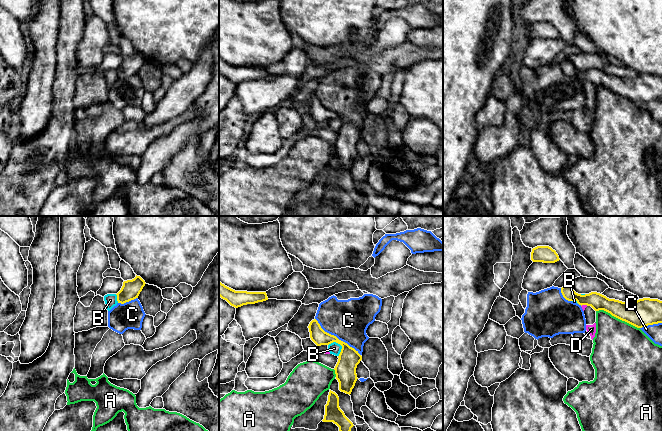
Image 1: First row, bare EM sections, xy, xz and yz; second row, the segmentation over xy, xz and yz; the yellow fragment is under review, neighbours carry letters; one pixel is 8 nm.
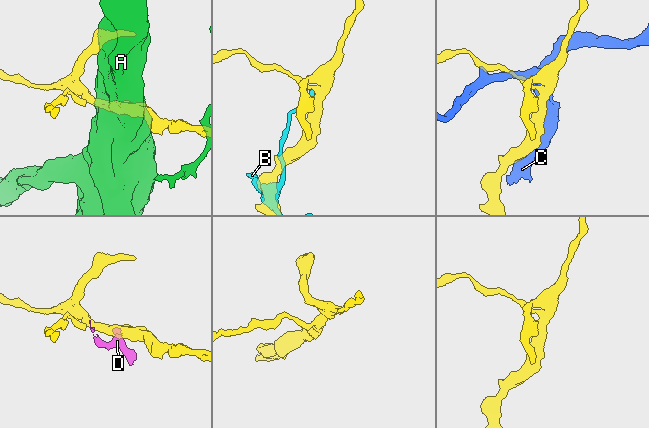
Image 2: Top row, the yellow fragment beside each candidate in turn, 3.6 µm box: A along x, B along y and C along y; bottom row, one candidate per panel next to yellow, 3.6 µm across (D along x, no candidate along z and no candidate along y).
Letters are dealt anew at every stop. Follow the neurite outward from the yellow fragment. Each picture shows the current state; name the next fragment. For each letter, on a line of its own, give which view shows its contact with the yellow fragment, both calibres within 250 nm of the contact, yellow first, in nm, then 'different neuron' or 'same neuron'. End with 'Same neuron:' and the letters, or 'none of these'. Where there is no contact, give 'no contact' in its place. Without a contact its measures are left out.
A: yz | 220/440 nm | different neuron
B: xz | 170/100 nm | different neuron
C: xz | 170/320 nm | different neuron
D: yz | 140/30 nm | different neuron
Same neuron: none of these

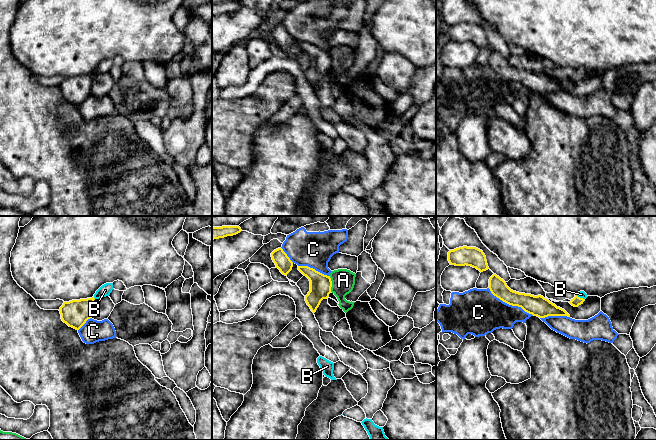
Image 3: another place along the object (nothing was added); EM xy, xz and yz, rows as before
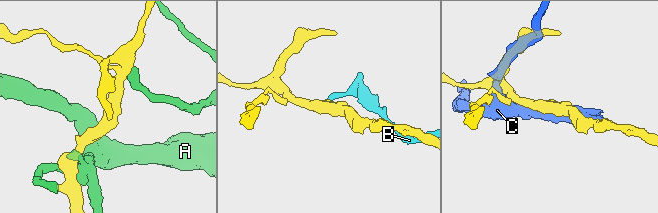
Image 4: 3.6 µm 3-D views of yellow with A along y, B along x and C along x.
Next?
A: xz | 180/190 nm | different neuron
B: yz | 80/60 nm | different neuron
C: yz | 160/360 nm | different neuron
Same neuron: none of these

